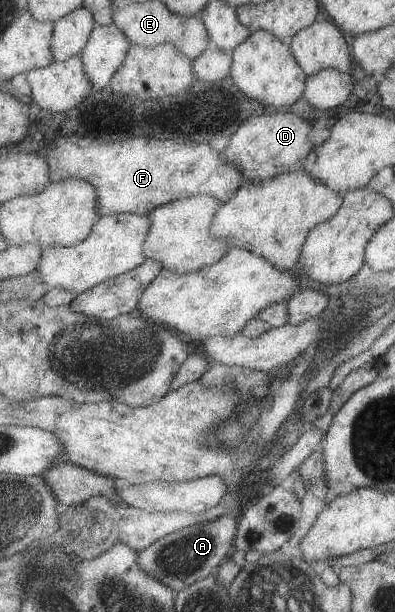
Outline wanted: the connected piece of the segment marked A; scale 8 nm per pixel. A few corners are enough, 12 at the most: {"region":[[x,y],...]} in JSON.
{"region":[[238,514],[193,524],[138,551],[170,590],[214,574],[231,554]]}

